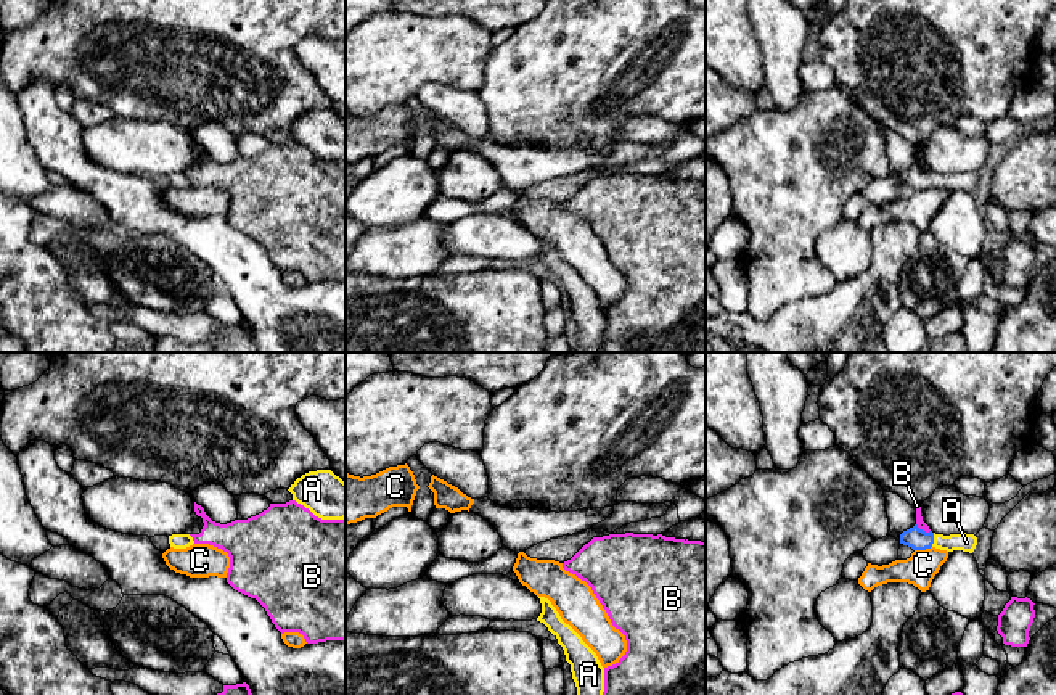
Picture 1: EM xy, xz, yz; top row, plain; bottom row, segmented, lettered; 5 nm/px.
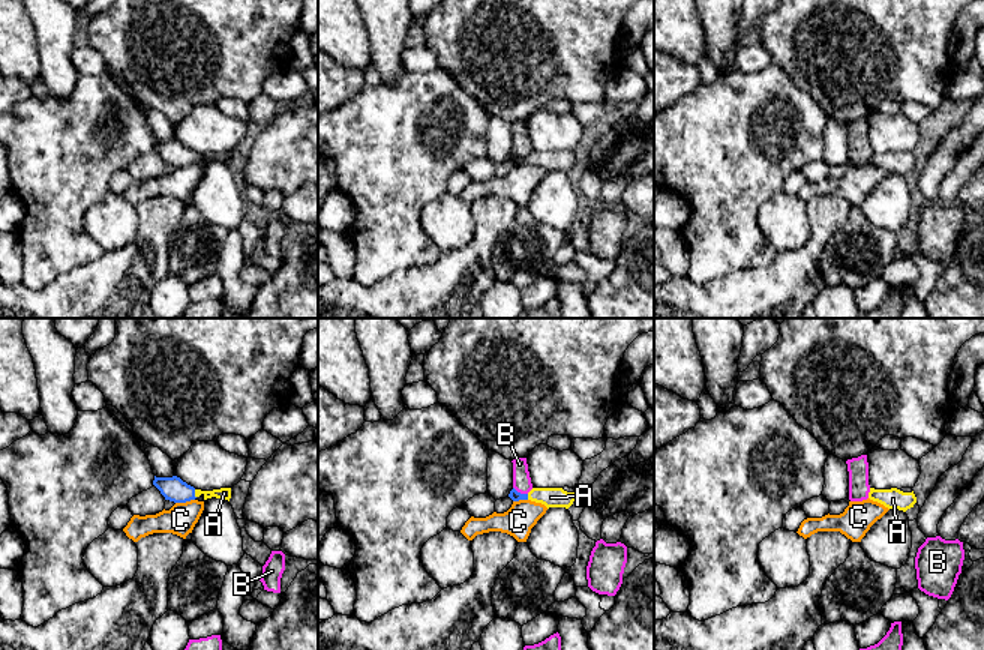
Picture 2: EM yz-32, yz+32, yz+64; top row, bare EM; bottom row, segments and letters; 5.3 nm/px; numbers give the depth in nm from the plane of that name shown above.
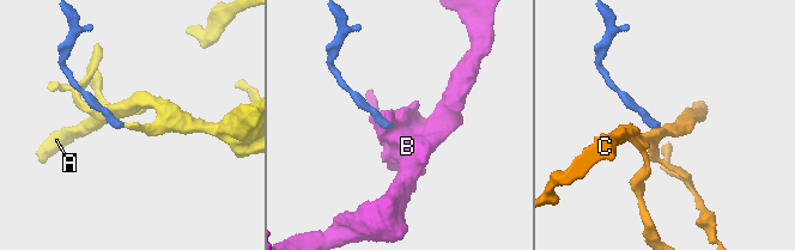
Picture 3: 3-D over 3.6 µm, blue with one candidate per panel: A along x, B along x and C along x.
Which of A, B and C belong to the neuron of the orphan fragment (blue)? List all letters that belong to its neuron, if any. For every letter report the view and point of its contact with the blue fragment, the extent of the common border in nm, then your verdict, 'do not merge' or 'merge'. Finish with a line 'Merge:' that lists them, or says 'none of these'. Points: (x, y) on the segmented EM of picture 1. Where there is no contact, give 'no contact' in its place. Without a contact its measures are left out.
A: yz (933, 539) | 70 nm | merge
B: yz (921, 530) | 80 nm | do not merge
C: yz (923, 549) | 90 nm | do not merge
Merge: A

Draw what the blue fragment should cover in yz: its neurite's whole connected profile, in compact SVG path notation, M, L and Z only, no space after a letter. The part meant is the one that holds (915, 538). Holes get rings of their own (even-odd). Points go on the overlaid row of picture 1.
M915 524L913 528L900 534L900 544L911 547L913 550L926 550L931 547L953 552L963 550L972 553L977 545L977 537L974 534L935 534L932 531L926 533Z

